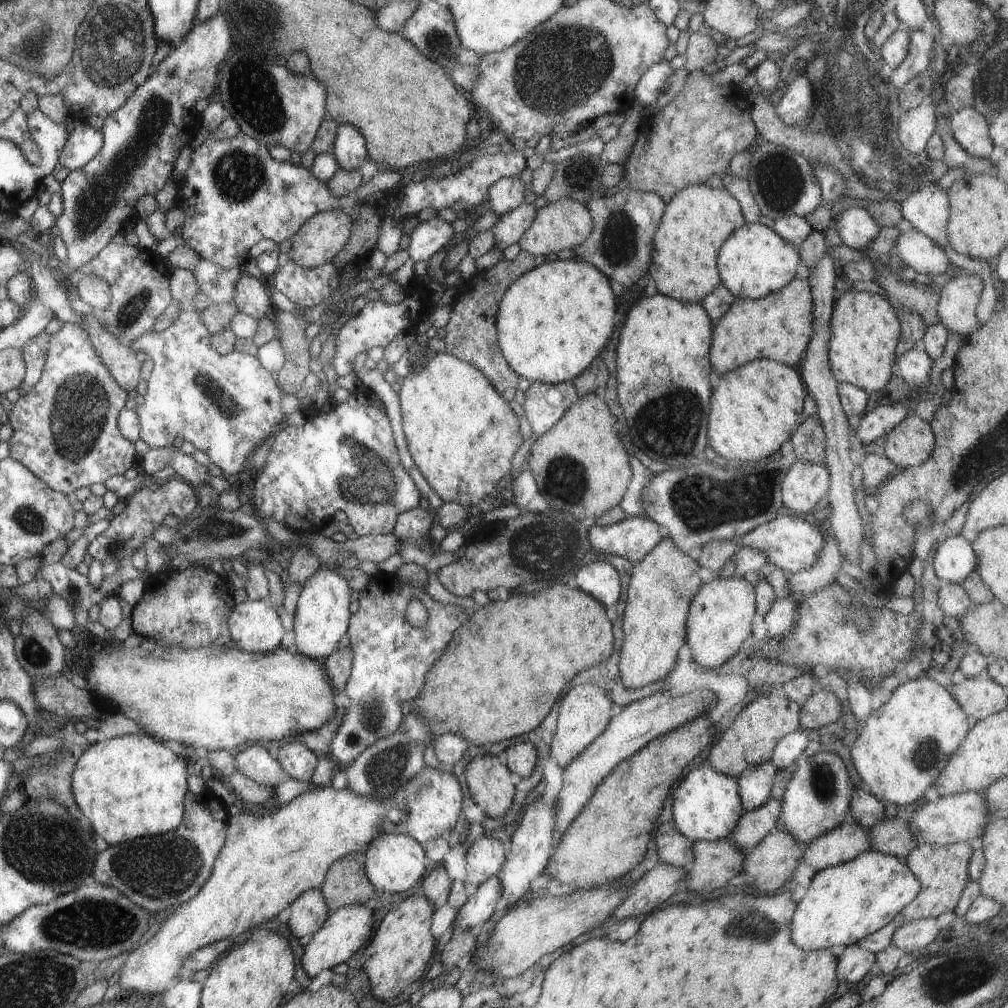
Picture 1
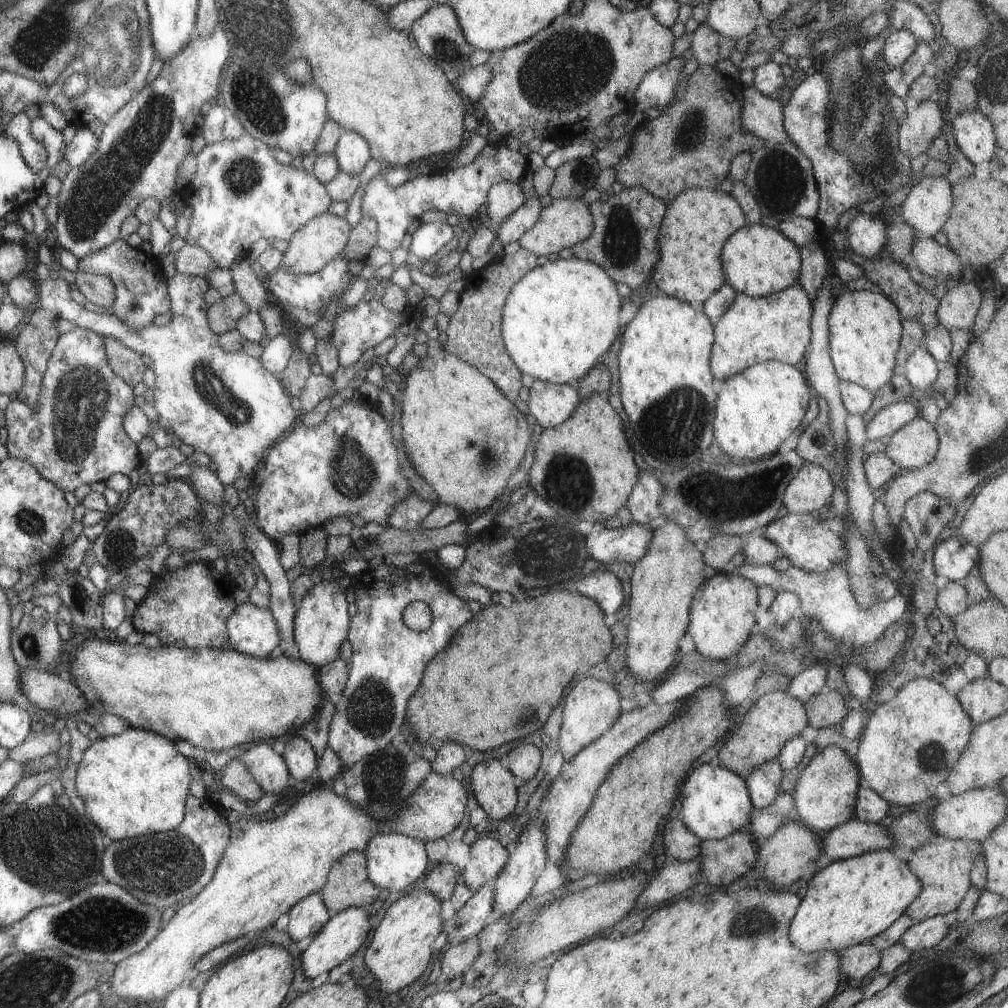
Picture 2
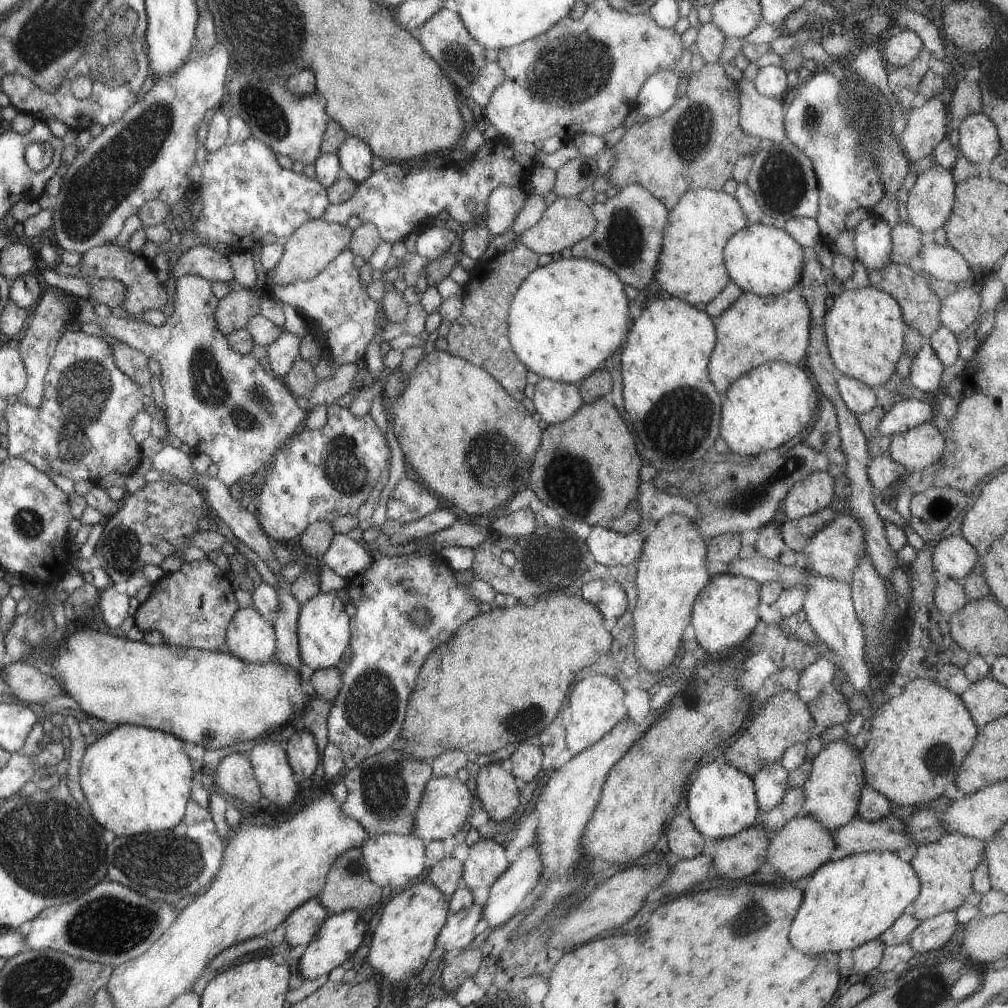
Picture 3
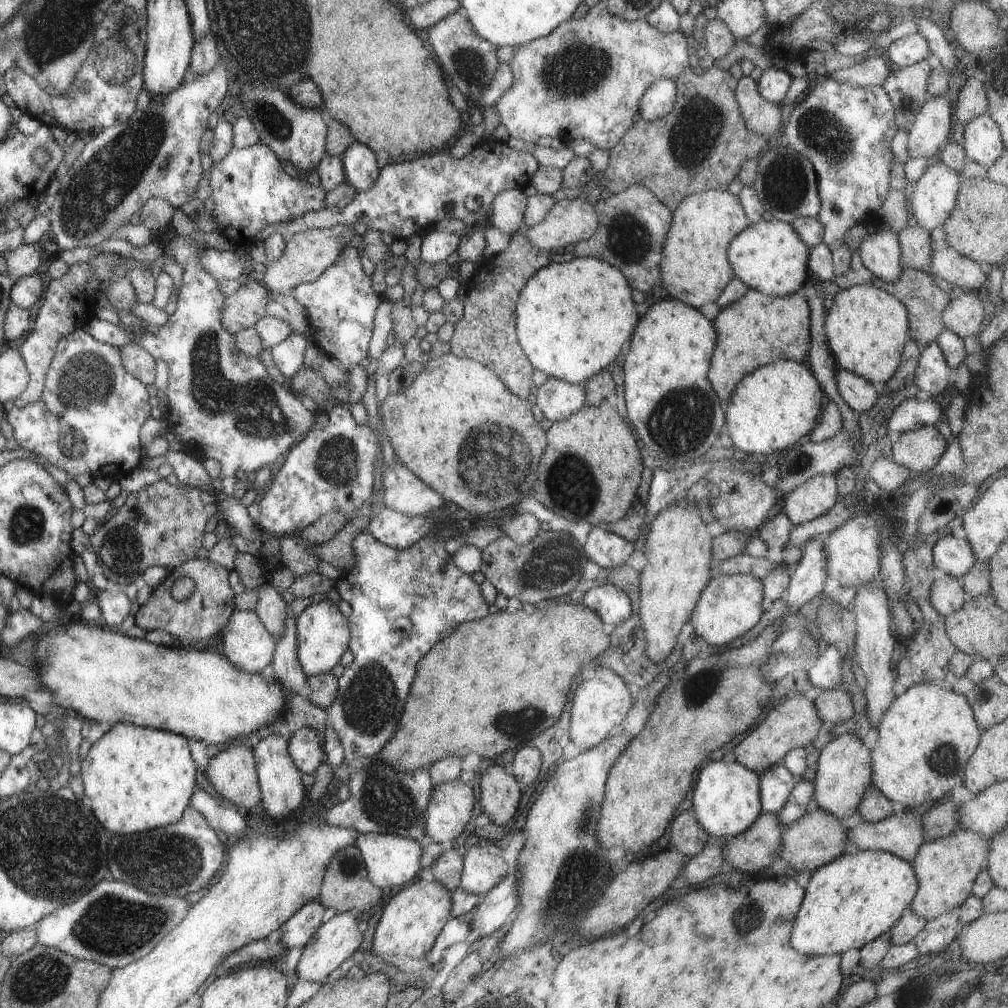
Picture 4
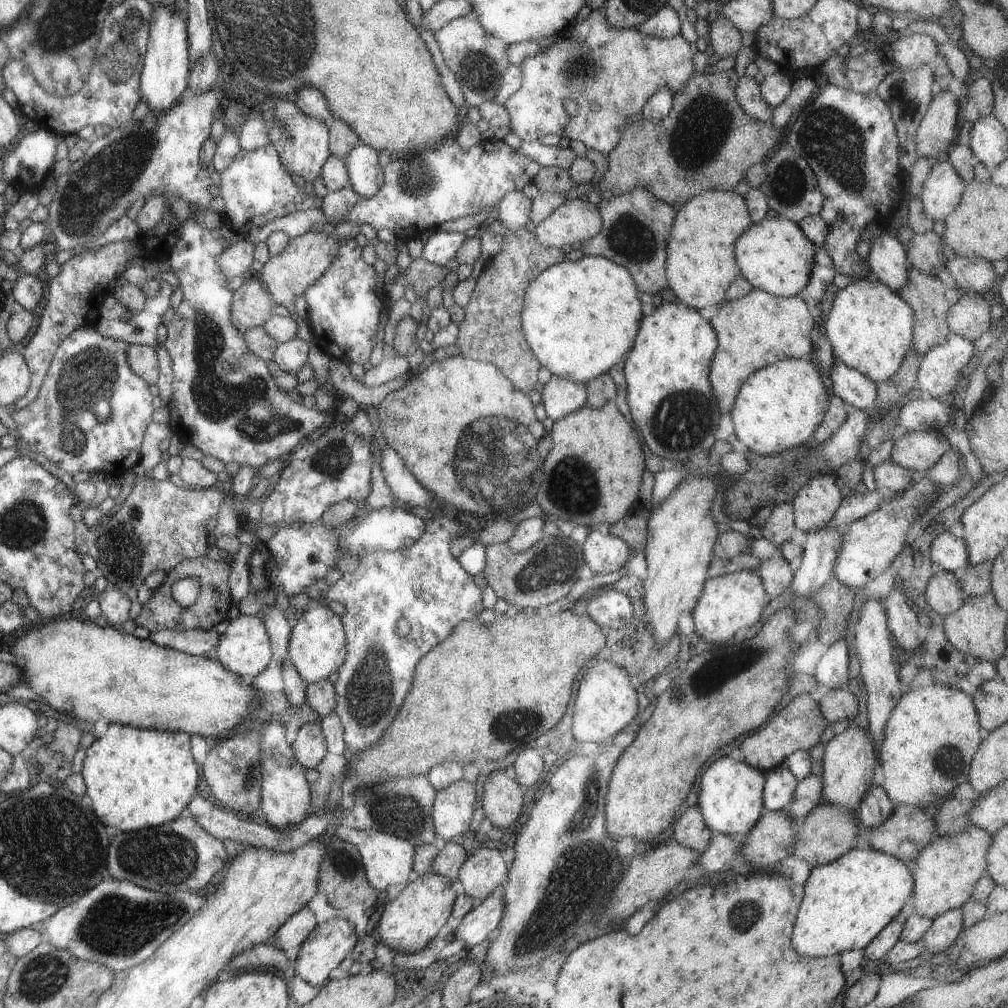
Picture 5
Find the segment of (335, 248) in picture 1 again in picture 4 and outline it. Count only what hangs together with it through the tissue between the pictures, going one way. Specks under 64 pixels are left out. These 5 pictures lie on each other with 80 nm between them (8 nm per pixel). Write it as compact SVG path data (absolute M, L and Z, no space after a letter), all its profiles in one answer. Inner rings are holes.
M335 225L322 229L307 229L291 235L285 243L279 258L265 264L265 272L259 280L271 294L273 299L289 295L295 285L313 282L331 263L336 256L347 246L355 234L353 226Z

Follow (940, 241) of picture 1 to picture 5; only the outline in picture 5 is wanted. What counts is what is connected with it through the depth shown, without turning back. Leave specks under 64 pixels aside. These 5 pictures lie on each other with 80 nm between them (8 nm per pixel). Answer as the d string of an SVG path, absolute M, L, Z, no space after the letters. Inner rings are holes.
M948 160L932 166L918 197L926 218L934 222L953 212L964 192L964 183Z

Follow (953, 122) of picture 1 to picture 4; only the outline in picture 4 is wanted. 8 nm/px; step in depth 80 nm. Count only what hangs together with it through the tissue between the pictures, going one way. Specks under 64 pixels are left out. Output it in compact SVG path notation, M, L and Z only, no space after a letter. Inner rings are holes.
M985 112L963 126L962 149L966 160L987 168L1005 149L997 125Z

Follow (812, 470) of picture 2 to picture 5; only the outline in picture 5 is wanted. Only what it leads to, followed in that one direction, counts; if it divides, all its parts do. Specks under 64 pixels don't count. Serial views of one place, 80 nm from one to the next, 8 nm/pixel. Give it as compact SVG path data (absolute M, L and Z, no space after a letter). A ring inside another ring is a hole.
M835 473L815 474L790 502L794 527L812 533L825 527L842 501Z

